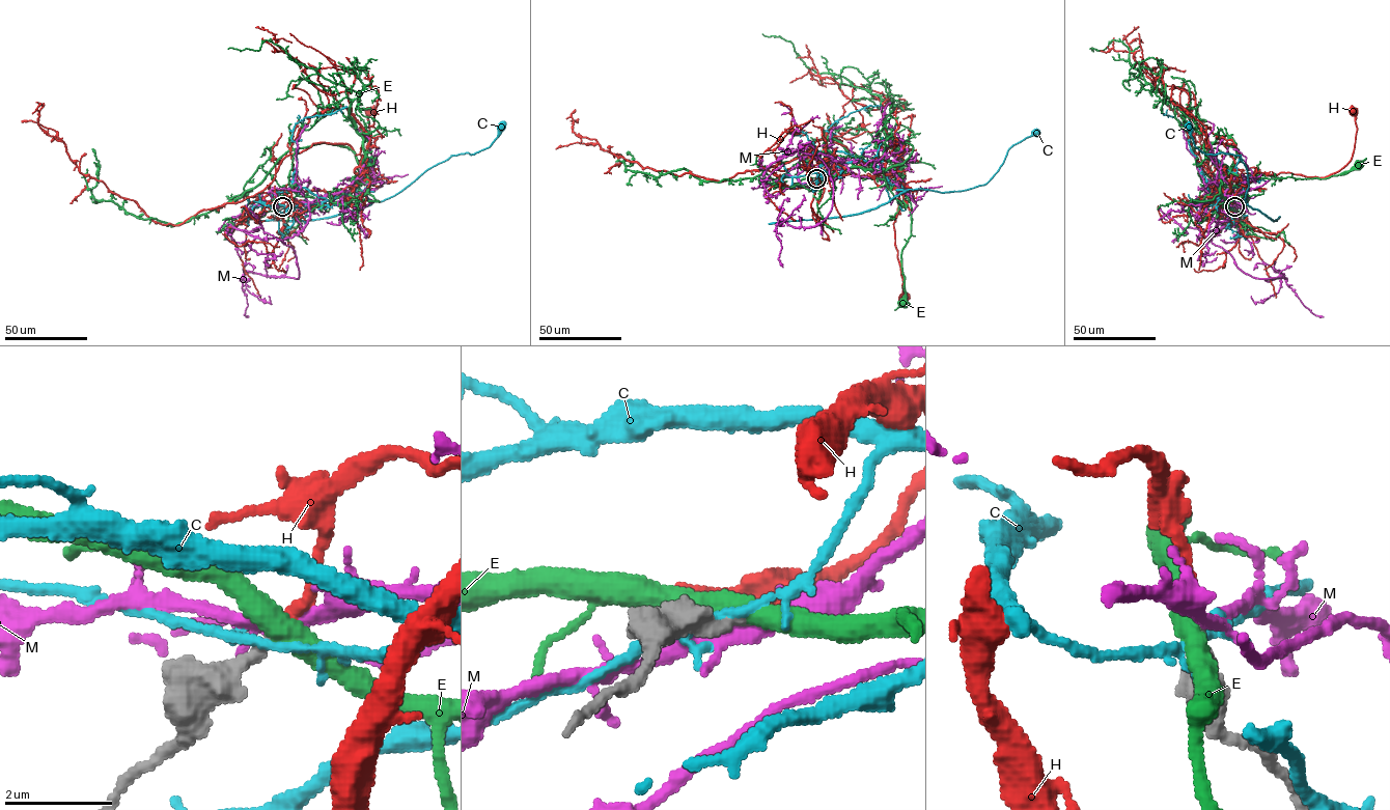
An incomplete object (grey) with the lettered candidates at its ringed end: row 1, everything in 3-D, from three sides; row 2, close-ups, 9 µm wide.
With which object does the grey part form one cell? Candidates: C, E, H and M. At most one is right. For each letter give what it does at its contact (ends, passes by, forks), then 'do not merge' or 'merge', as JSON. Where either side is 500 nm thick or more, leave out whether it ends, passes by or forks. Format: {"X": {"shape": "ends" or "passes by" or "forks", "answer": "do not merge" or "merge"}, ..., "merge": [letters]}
{"C": {"shape": "forks", "answer": "do not merge"}, "E": {"shape": "passes by", "answer": "do not merge"}, "H": {"shape": "ends", "answer": "merge"}, "M": {"shape": "forks", "answer": "do not merge"}, "merge": ["H"]}

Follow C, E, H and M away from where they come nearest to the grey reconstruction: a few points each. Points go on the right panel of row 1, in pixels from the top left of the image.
C: (1234, 207), (1217, 201), (1228, 189), (1242, 187), (1246, 201), (1247, 169), (1241, 158), (1205, 154), (1187, 127)
E: (1234, 206), (1225, 206), (1220, 192), (1220, 183), (1230, 172), (1325, 178), (1360, 164)
H: (1234, 206), (1213, 197), (1229, 191), (1235, 174), (1318, 177), (1342, 168), (1354, 149), (1353, 111)
M: (1234, 206), (1216, 203), (1211, 242), (1253, 277), (1282, 276), (1280, 271), (1303, 305), (1323, 316)

